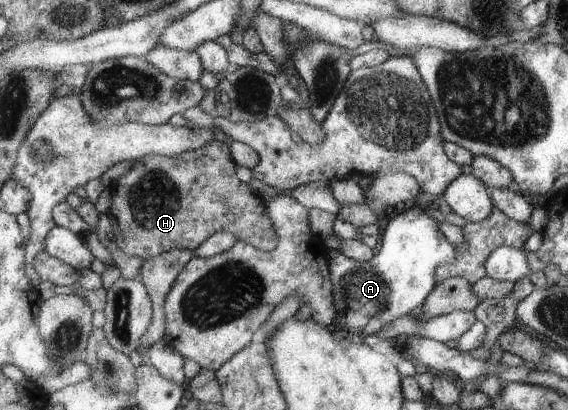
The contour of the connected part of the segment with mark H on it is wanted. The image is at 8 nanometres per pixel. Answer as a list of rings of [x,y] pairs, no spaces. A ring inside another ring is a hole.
[[[212,140],[202,149],[181,153],[179,156],[151,154],[134,160],[128,175],[118,179],[113,187],[112,205],[107,214],[114,224],[114,235],[118,247],[130,257],[148,261],[171,249],[195,251],[210,237],[220,231],[232,233],[238,242],[248,242],[258,249],[272,251],[280,243],[279,230],[273,217],[264,209],[264,202],[236,175],[238,164],[232,157],[231,145]]]

